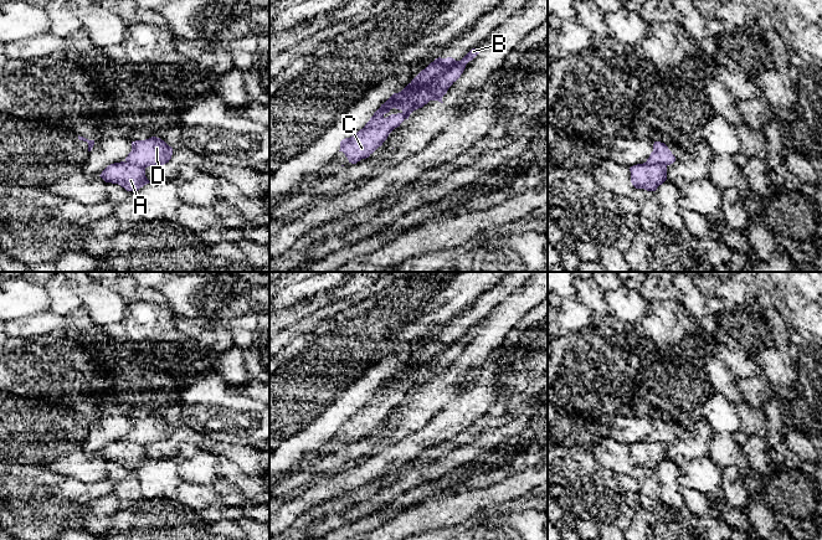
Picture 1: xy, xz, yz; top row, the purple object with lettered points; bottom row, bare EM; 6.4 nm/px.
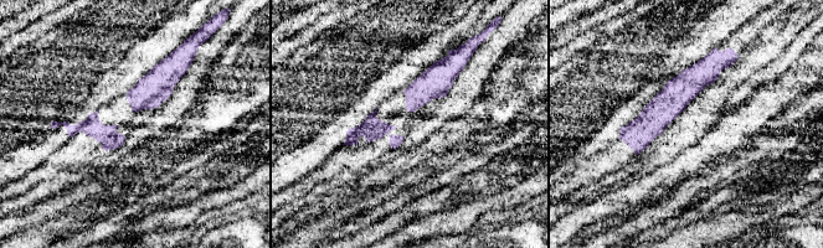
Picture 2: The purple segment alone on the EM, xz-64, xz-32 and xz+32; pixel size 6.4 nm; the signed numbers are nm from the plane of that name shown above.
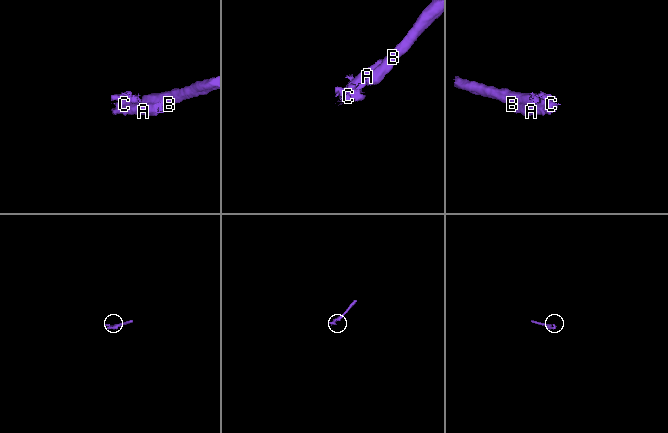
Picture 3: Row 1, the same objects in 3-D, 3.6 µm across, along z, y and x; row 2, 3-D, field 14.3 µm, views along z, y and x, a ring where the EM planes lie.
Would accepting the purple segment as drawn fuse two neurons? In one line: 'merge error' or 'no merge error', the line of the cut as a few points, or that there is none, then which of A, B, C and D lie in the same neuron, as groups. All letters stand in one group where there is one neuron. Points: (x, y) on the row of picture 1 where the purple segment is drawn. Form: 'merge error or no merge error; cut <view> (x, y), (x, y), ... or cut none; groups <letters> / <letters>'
merge error; cut xz (458, 61), (445, 68), (411, 96), (411, 106), (404, 117); groups A C / B D

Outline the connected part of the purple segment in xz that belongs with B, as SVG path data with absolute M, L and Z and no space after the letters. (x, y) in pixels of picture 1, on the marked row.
M472 48L461 61L454 66L445 70L433 82L426 87L412 93L411 107L406 112L405 118L409 119L410 114L422 108L430 101L442 102L442 97L447 93L448 88L461 77L466 65L478 55L478 48Z

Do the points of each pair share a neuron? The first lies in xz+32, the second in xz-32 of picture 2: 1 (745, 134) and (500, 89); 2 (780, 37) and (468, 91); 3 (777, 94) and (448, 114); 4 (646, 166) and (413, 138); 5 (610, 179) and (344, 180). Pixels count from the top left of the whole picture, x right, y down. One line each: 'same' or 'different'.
1: different
2: same
3: different
4: same
5: different

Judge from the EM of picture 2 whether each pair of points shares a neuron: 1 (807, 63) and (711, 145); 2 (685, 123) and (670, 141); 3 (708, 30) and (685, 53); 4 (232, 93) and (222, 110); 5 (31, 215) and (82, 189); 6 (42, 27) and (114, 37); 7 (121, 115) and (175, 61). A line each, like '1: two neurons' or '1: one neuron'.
1: one neuron
2: one neuron
3: one neuron
4: one neuron
5: one neuron
6: one neuron
7: one neuron

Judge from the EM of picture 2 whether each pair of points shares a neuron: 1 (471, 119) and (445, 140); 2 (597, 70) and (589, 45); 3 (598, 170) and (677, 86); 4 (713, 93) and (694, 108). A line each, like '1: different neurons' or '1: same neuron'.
1: same neuron
2: different neurons
3: same neuron
4: same neuron

